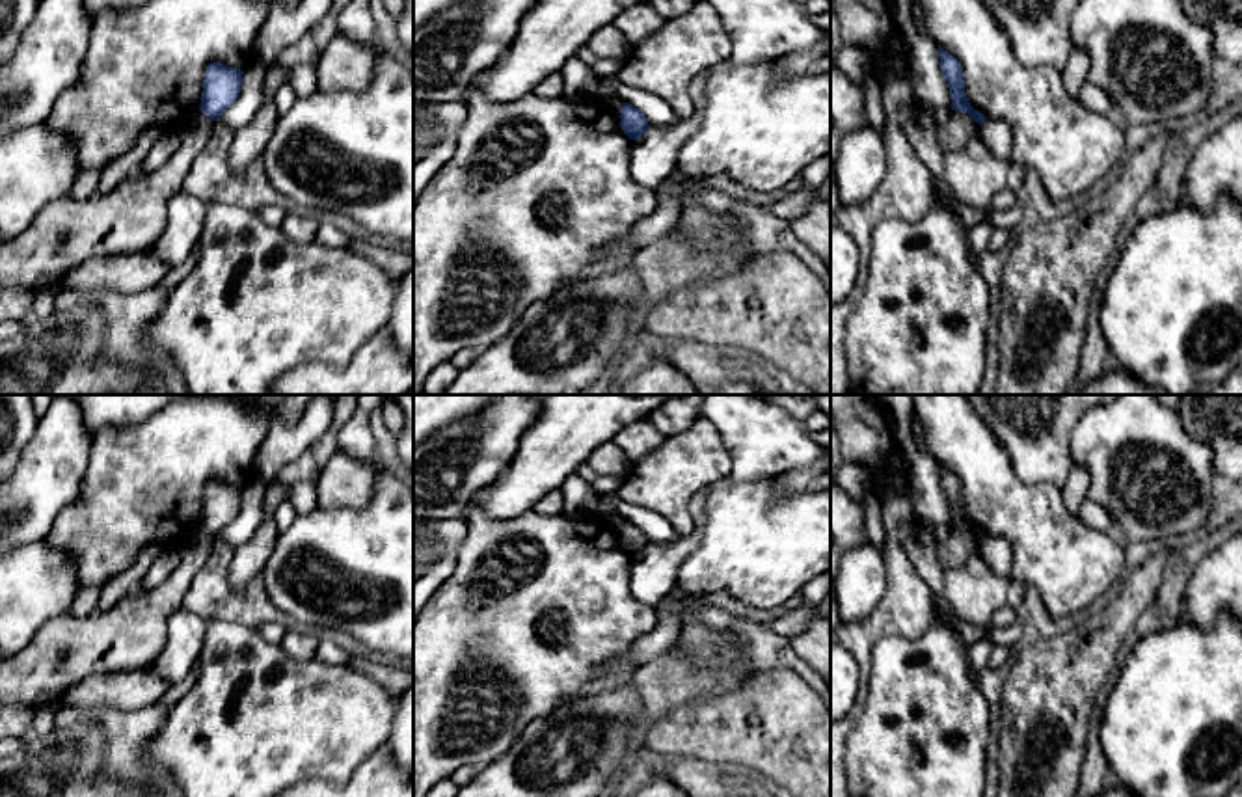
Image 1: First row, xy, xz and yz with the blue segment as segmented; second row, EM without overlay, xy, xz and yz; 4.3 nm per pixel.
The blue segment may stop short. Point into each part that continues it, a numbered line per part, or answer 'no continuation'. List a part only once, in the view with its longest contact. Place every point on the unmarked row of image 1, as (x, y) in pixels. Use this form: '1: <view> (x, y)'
no continuation

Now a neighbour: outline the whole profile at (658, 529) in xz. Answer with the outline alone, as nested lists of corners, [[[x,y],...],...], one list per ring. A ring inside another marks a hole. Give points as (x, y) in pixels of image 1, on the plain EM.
[[[618,499],[616,514],[620,514],[624,520],[629,520],[635,525],[639,525],[644,531],[648,542],[652,542],[652,544],[668,544],[678,538],[670,521],[652,510],[633,507],[633,505]]]

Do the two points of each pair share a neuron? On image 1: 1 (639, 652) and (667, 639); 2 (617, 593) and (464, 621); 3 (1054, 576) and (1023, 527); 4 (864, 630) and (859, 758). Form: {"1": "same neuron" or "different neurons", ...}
{"1": "same neuron", "2": "same neuron", "3": "same neuron", "4": "different neurons"}

